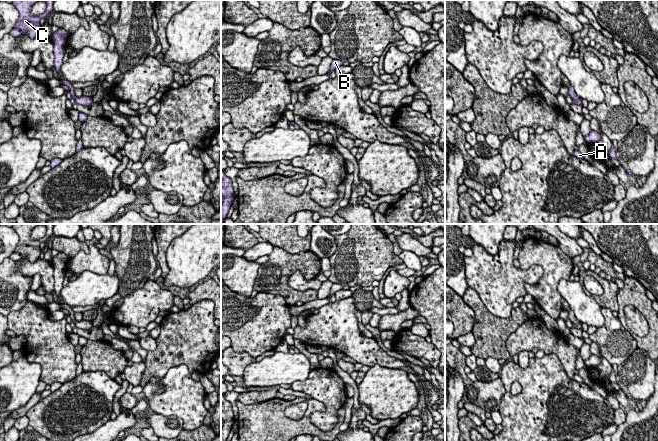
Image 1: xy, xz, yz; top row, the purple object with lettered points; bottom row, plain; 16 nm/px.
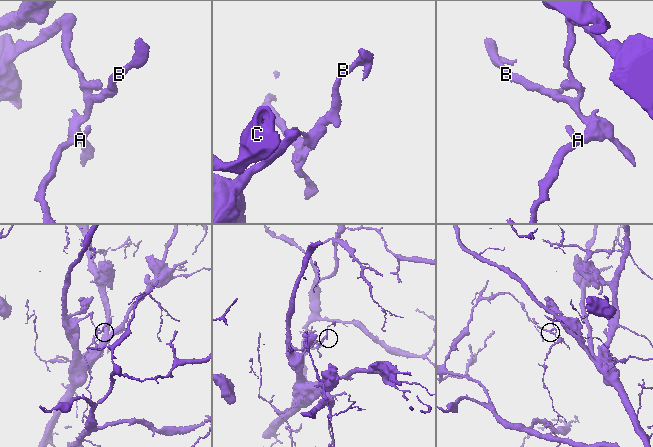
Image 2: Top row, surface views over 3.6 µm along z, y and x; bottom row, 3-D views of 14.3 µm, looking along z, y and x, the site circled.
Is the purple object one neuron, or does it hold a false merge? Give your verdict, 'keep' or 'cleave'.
cleave

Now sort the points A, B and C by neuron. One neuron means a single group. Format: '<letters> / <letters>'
A B / C

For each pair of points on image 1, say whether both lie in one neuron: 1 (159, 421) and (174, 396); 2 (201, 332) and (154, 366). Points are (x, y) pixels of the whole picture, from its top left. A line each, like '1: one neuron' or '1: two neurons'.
1: two neurons
2: one neuron

